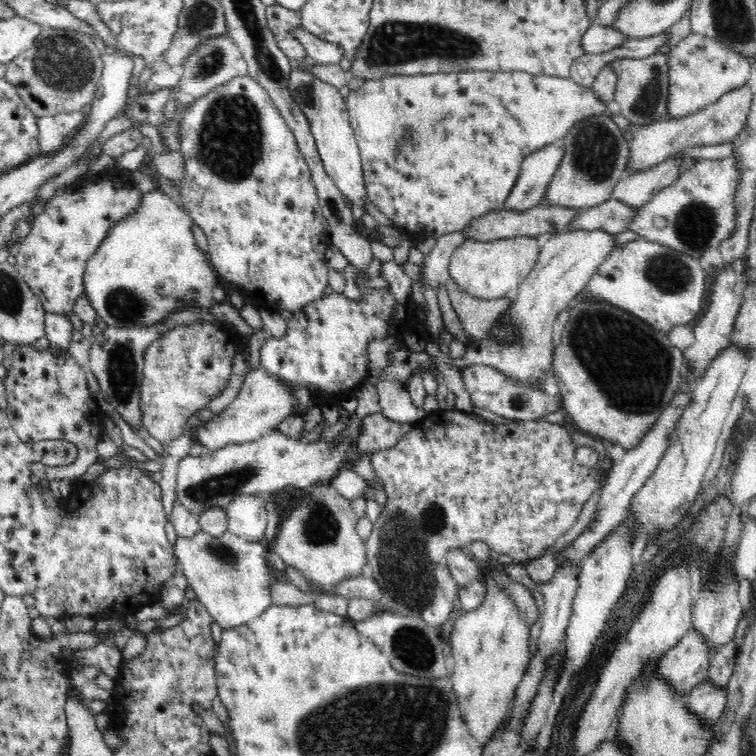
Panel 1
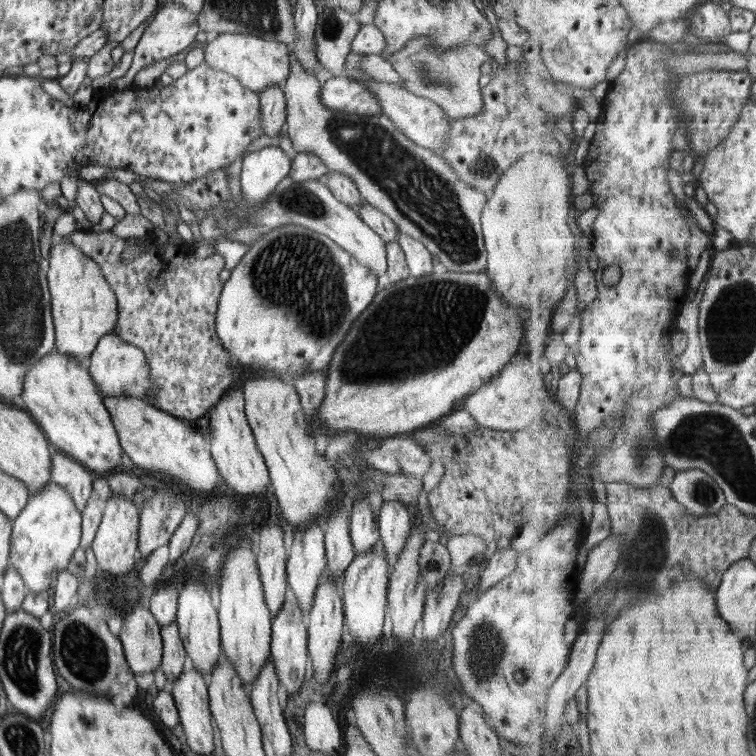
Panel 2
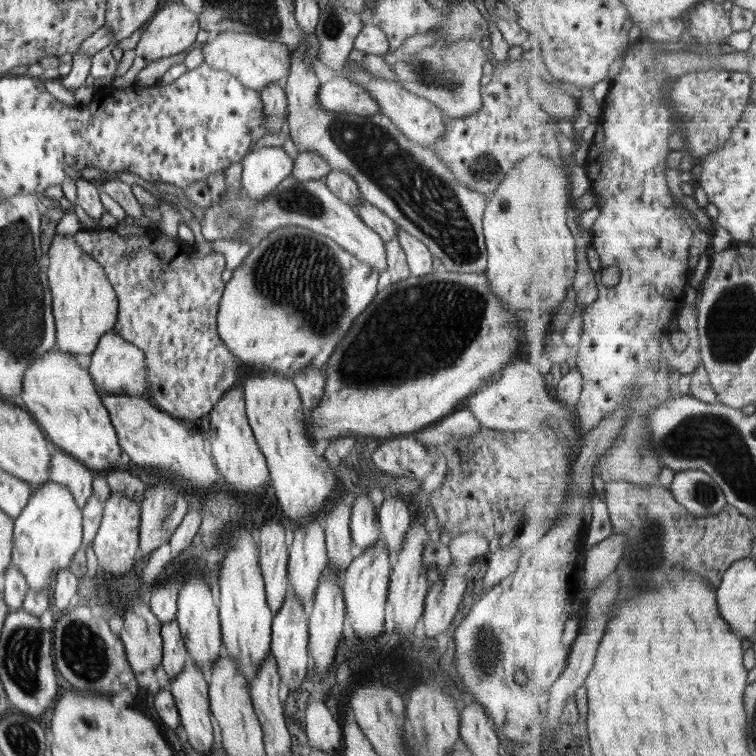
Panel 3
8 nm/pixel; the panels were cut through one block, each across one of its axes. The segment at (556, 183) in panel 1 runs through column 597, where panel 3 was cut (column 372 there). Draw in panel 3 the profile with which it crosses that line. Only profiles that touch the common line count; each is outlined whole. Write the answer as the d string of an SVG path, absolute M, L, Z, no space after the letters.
M292 54L289 74L282 86L288 100L288 124L290 138L298 152L316 152L326 160L332 171L348 172L361 192L361 197L387 214L399 228L423 242L433 257L442 262L441 269L457 273L486 272L487 252L483 236L482 217L488 198L464 186L456 179L448 165L429 147L423 147L410 140L381 112L372 116L355 115L346 112L332 112L320 107L318 101L321 84L312 66L306 66L302 58Z

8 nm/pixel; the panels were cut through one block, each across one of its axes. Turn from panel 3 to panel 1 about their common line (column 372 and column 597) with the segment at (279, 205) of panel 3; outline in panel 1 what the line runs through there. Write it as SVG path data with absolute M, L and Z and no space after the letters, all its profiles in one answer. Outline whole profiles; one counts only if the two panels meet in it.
M564 230L544 239L534 268L512 295L511 307L503 313L503 320L513 324L517 330L517 343L498 343L492 337L478 341L478 346L473 346L472 343L472 348L468 345L468 352L464 354L463 365L486 364L508 378L518 380L518 386L544 387L542 378L546 376L546 370L553 361L554 322L570 302L575 302L576 296L588 286L592 274L597 272L598 266L617 246L614 238L614 235L604 231Z

